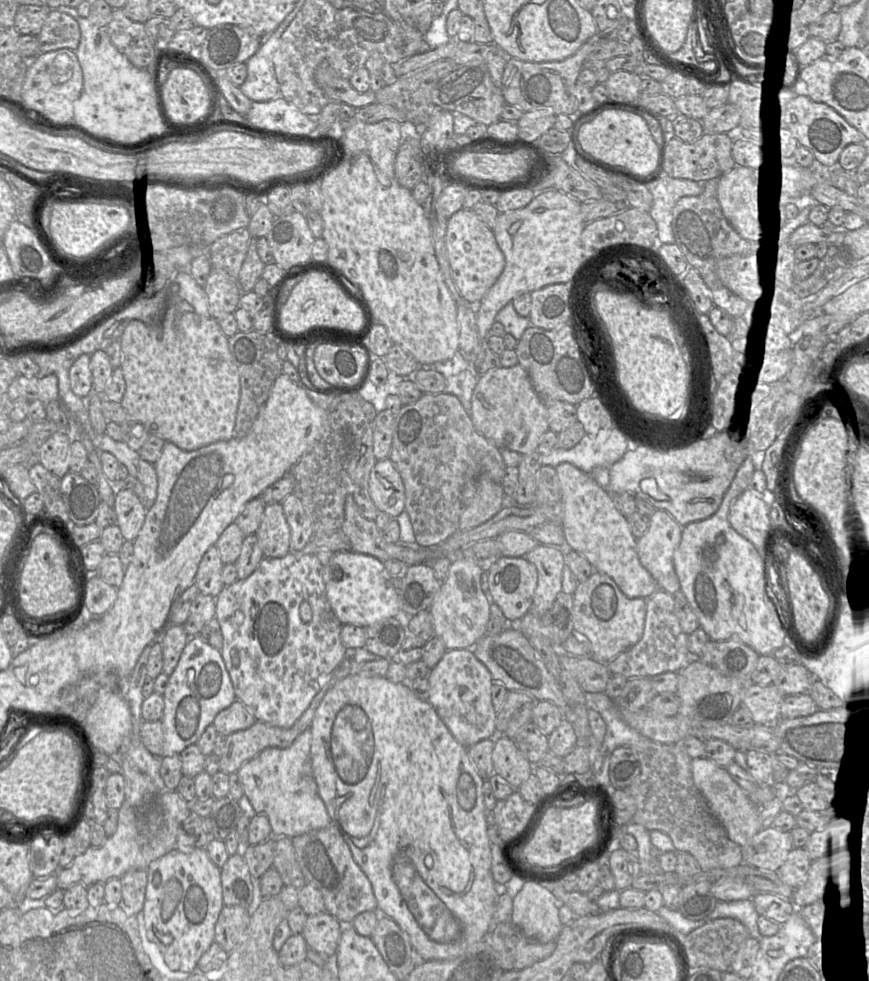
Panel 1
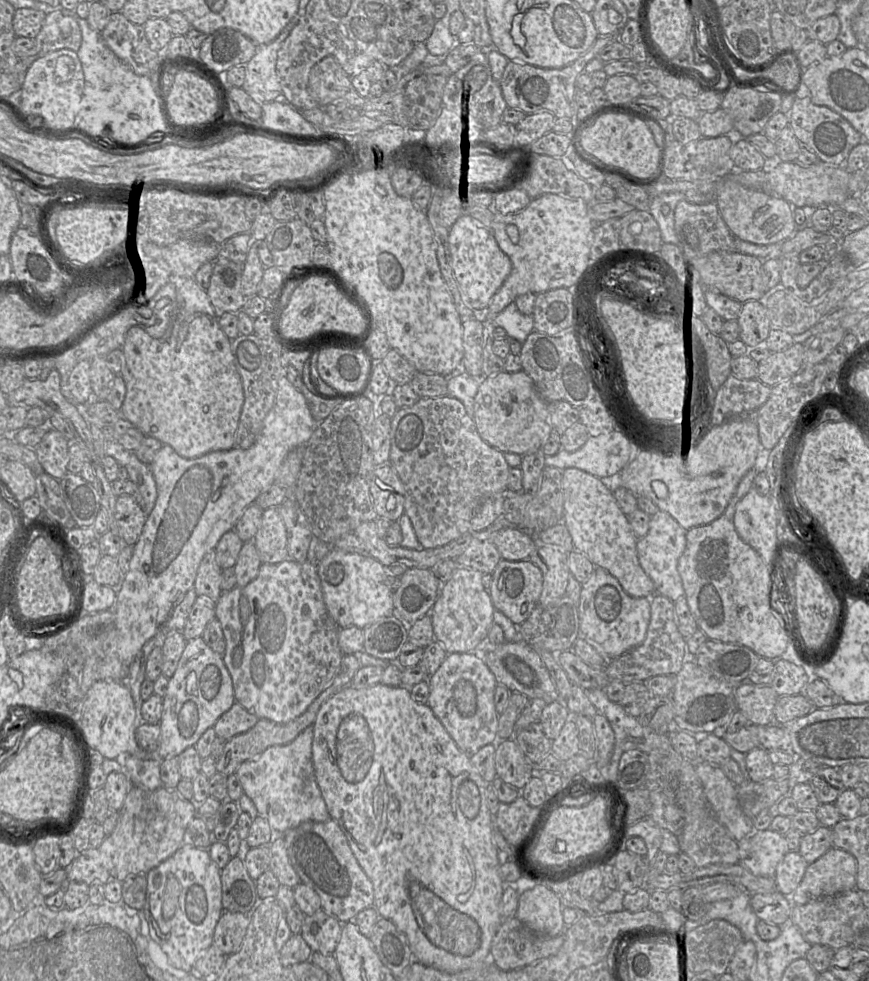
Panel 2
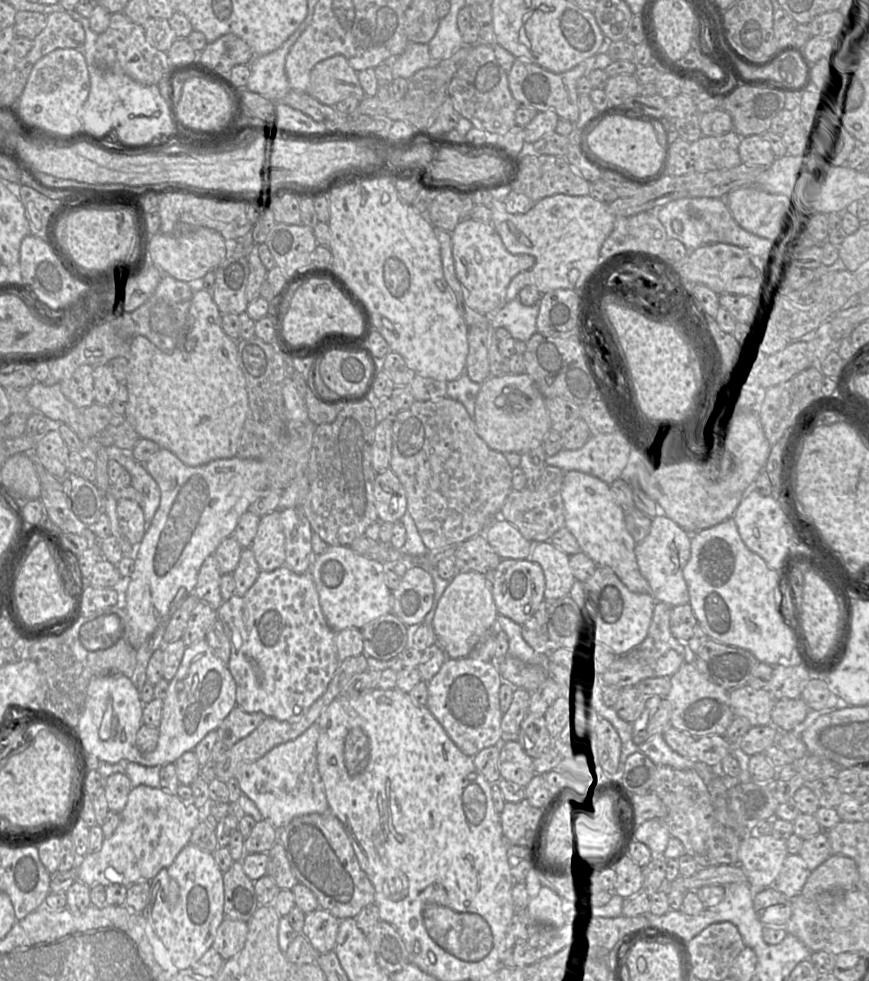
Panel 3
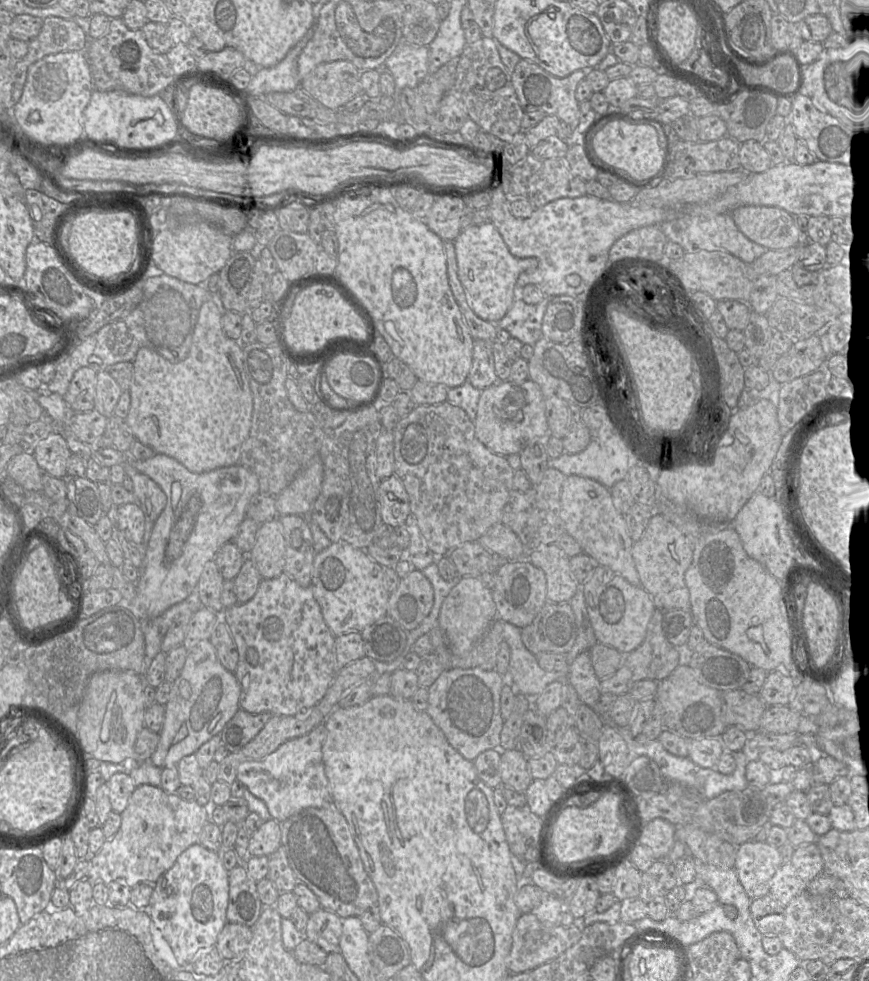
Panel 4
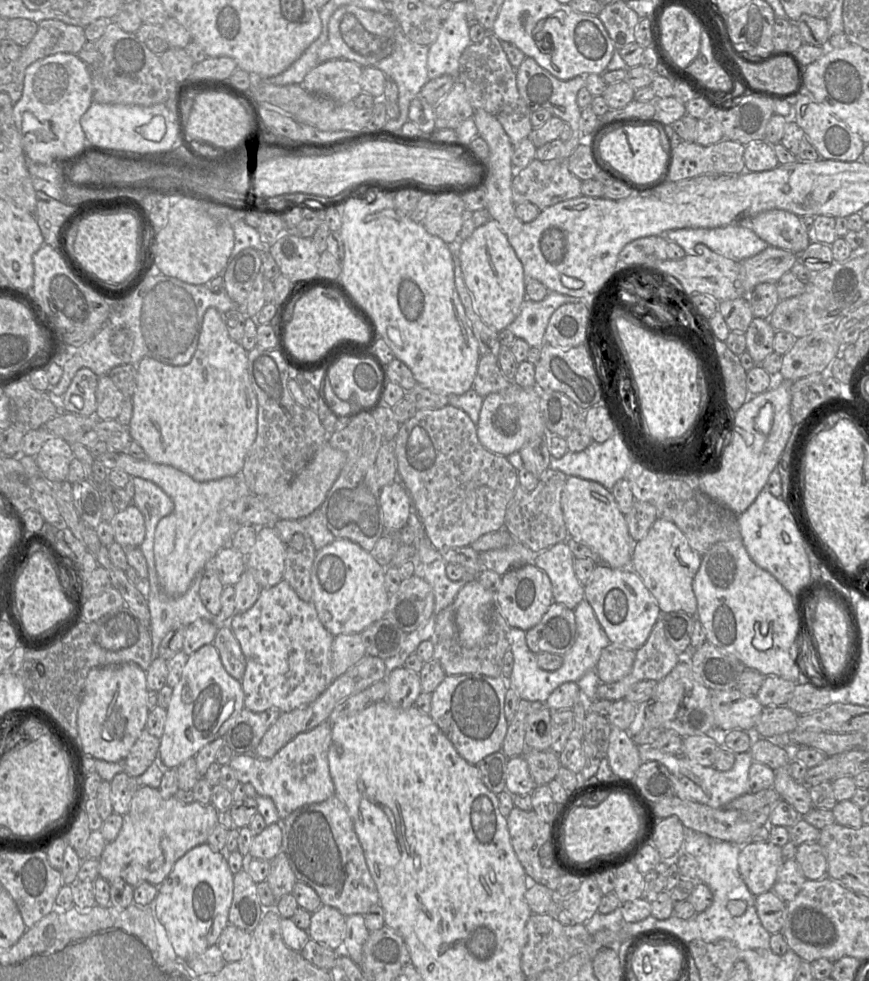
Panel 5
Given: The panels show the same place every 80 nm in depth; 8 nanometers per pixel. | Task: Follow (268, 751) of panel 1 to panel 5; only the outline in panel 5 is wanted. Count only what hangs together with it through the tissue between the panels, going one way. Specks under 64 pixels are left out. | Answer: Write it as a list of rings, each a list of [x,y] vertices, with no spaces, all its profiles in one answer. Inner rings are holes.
[[[323,722],[314,729],[300,733],[272,758],[261,759],[254,755],[234,755],[229,765],[233,769],[239,783],[250,783],[260,796],[273,800],[280,820],[285,819],[296,809],[309,804],[323,802],[335,795],[335,786],[329,770],[328,751],[332,741],[331,723]]]

